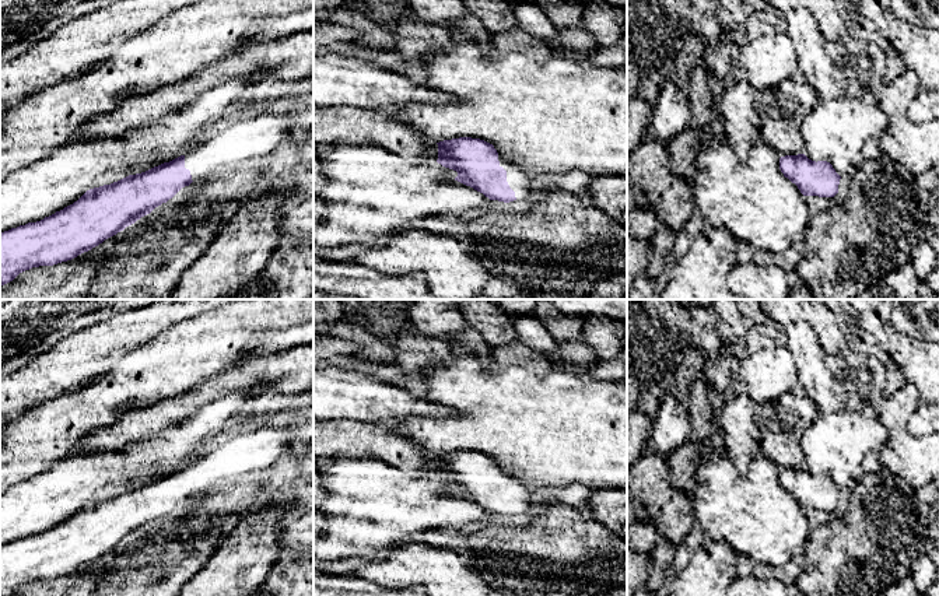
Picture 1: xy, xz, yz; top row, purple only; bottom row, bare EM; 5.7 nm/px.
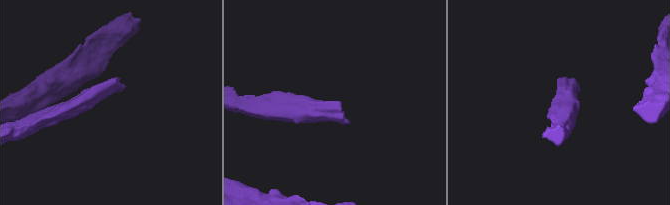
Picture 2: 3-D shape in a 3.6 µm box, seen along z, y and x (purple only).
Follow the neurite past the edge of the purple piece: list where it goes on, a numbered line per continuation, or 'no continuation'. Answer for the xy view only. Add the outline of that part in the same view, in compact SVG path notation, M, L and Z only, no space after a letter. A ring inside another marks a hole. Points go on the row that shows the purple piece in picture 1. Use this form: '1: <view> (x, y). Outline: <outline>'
1: xy (233, 142). Outline: M270 109L253 119L225 120L204 143L185 154L185 168L192 180L203 179L248 158L269 155L299 127L290 115L274 115Z

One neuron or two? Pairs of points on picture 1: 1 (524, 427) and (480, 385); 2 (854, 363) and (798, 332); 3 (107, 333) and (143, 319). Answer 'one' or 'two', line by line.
1: one
2: one
3: one

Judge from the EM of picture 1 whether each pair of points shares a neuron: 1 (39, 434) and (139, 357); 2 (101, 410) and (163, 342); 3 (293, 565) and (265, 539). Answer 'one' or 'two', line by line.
1: one
2: one
3: two

